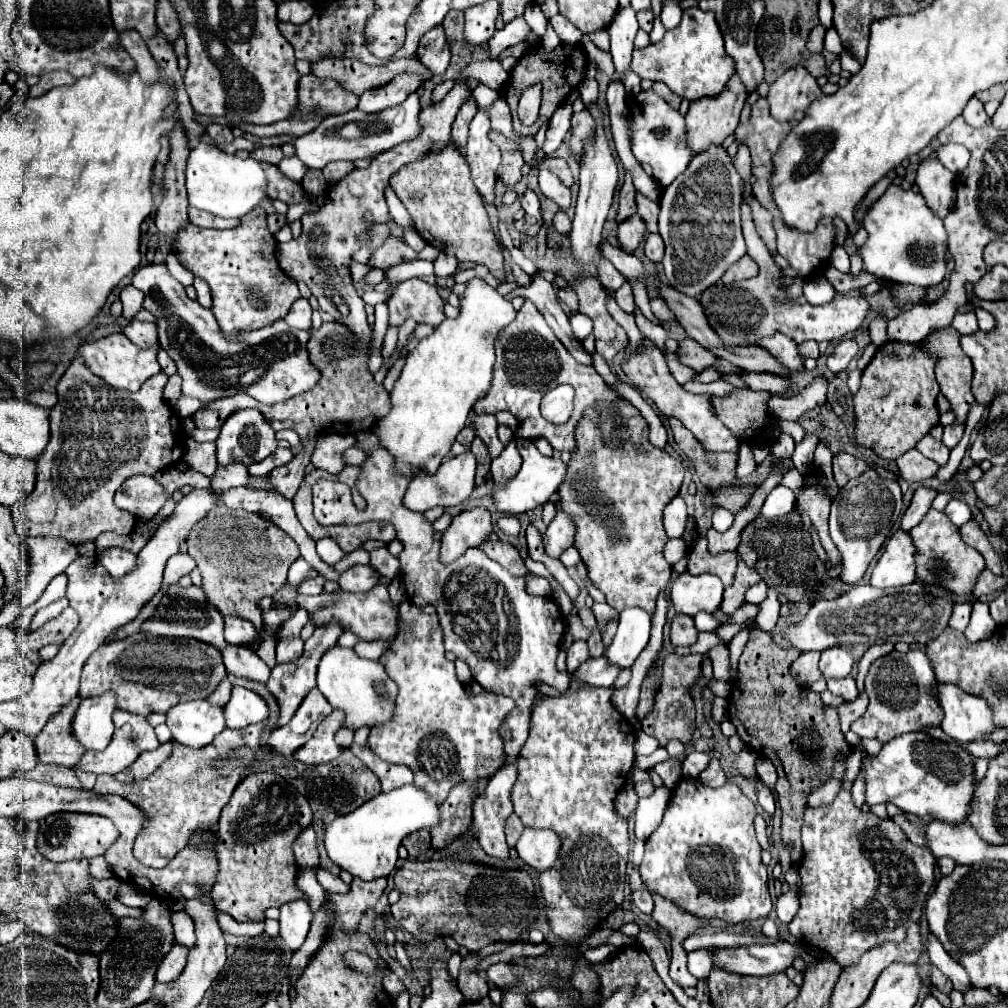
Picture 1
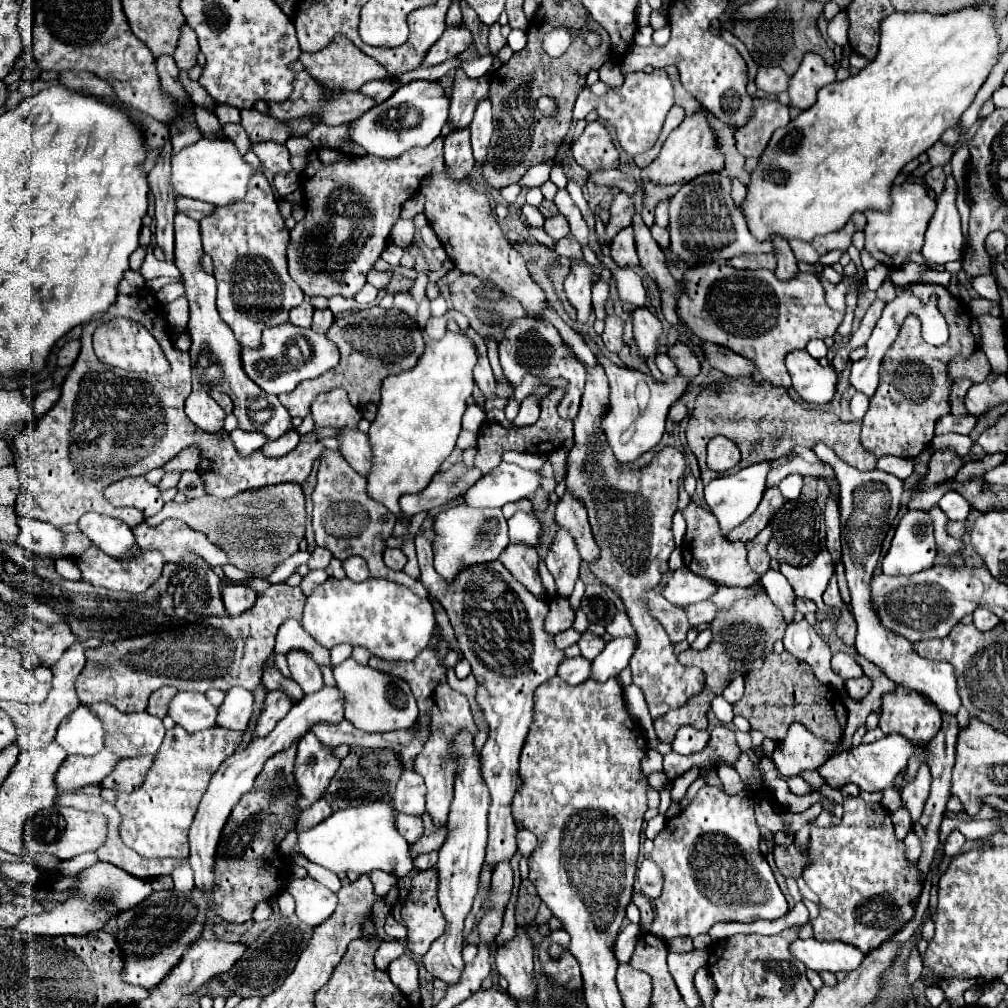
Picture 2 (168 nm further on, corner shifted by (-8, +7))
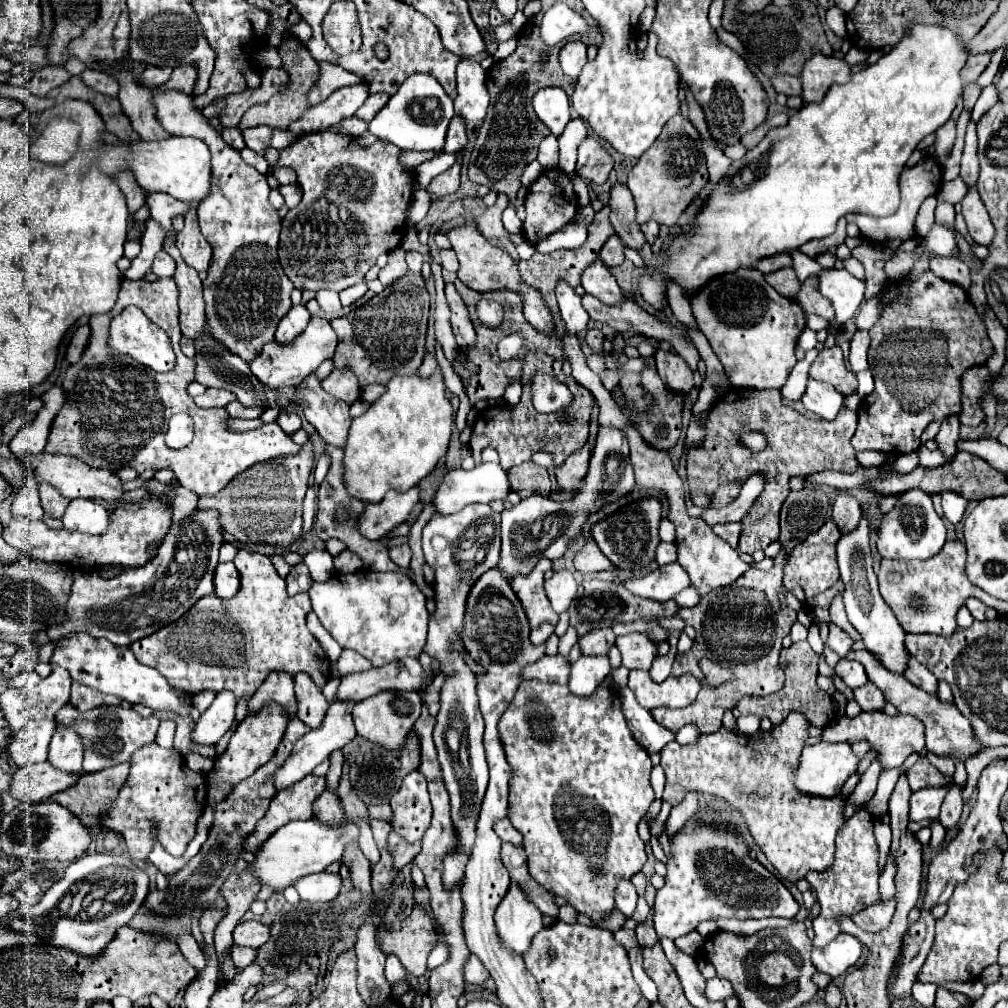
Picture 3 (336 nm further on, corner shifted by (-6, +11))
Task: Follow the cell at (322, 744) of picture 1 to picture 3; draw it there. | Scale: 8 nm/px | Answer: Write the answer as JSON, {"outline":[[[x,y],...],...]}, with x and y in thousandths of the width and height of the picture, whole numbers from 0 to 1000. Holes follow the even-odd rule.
{"outline":[[[304,769],[300,775],[274,787],[264,809],[254,816],[252,824],[242,832],[240,836],[242,844],[252,846],[252,842],[256,842],[256,838],[264,834],[268,826],[272,826],[274,822],[278,822],[288,814],[310,813],[310,797],[315,791],[315,787],[321,785],[321,781],[323,781],[321,771]]]}

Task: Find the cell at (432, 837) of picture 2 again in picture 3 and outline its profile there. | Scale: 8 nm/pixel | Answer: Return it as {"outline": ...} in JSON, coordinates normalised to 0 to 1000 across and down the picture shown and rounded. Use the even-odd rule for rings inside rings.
{"outline":[[[391,824],[385,828],[385,836],[383,836],[383,842],[385,846],[389,848],[391,856],[389,860],[393,864],[397,864],[401,858],[409,856],[411,850],[417,846],[417,834],[411,836],[411,838],[403,838],[403,834],[399,834],[399,830],[395,830]]]}

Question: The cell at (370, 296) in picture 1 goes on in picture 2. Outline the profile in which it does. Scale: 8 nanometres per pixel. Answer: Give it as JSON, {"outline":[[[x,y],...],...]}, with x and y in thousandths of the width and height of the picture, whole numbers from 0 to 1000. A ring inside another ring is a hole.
{"outline":[[[363,281],[361,283],[361,287],[353,293],[353,299],[357,301],[357,303],[365,303],[365,301],[371,301],[373,299],[373,295],[375,295],[376,288],[368,283],[367,281]]]}

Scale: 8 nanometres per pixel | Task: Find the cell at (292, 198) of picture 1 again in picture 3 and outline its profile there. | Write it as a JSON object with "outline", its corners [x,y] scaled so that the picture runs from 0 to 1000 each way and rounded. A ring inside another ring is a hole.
{"outline":[[[256,124],[256,126],[248,126],[248,128],[238,128],[238,130],[244,140],[244,146],[256,154],[262,154],[262,148],[268,144],[268,134],[270,134],[268,126]]]}

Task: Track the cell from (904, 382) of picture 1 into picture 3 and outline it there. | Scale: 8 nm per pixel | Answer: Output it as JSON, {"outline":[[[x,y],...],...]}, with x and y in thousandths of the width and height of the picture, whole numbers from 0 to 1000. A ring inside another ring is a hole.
{"outline":[[[919,267],[913,275],[901,279],[901,293],[895,295],[893,283],[879,285],[877,289],[887,289],[873,295],[873,314],[867,320],[863,330],[863,346],[861,346],[861,360],[863,370],[867,374],[867,388],[853,398],[851,404],[851,426],[845,434],[845,443],[849,447],[875,447],[875,449],[905,449],[913,443],[913,432],[923,418],[937,416],[940,412],[952,410],[952,392],[954,392],[954,370],[962,364],[978,362],[984,354],[986,344],[980,336],[976,318],[972,316],[968,305],[960,297],[960,291],[938,277],[929,275],[923,267]],[[889,388],[913,388],[917,392],[911,398],[889,396]]]}

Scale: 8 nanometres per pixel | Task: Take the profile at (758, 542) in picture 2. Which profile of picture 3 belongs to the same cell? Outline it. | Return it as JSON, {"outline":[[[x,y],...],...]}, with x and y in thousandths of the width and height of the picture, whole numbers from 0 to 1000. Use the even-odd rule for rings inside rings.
{"outline":[[[724,386],[710,398],[708,406],[704,408],[696,443],[687,445],[683,451],[685,495],[688,501],[700,505],[706,499],[714,479],[726,479],[730,475],[738,479],[746,469],[758,469],[758,487],[752,491],[746,505],[734,517],[736,529],[732,547],[744,551],[752,545],[760,545],[774,531],[774,503],[784,489],[782,477],[786,471],[806,471],[817,465],[847,469],[851,465],[851,457],[847,453],[849,447],[843,441],[849,418],[849,408],[843,408],[839,404],[827,418],[802,416],[786,404],[780,404],[774,396],[774,388],[770,386]],[[738,428],[758,430],[760,445],[754,449],[746,449],[740,441],[734,441],[732,430]]]}

